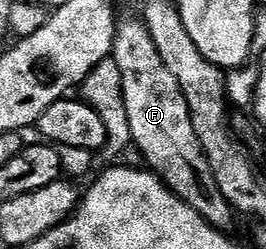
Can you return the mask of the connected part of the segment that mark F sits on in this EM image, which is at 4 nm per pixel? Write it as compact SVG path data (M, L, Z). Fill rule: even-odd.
M134 18L127 22L126 19L119 21L112 55L116 68L120 68L121 109L133 149L142 153L143 160L147 162L143 163L176 197L184 200L188 208L200 212L208 225L223 232L233 231L236 212L228 200L224 200L224 192L220 192L220 184L216 184L216 176L212 176L204 148L200 148L200 140L196 140L188 100L184 100L184 92L180 84L176 84L176 76L172 76L164 60L160 60L160 52L156 52L156 44L152 44L145 22Z

